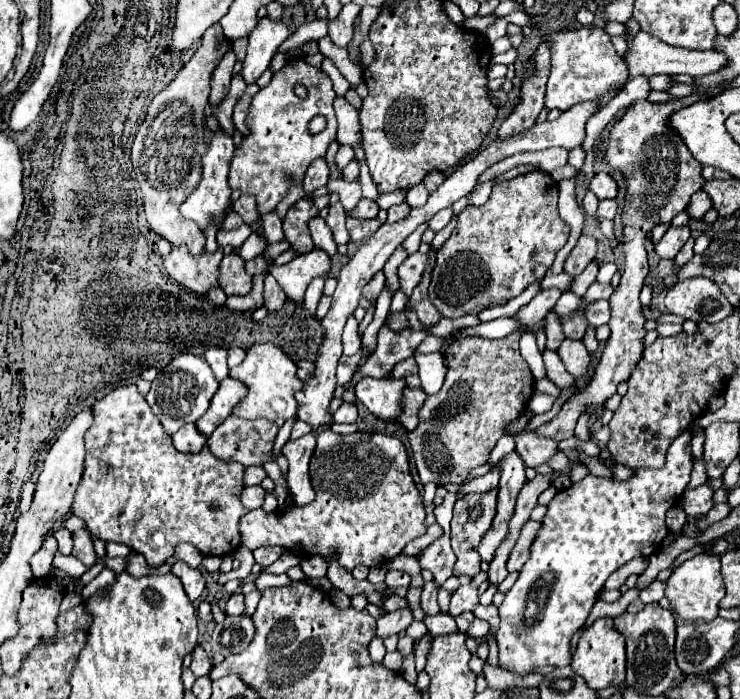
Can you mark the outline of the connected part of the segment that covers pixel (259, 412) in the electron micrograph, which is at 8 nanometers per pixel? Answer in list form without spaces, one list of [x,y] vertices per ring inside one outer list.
[[[262,343],[262,345],[254,345],[248,353],[246,359],[240,367],[230,369],[230,377],[240,379],[246,387],[248,387],[248,395],[246,399],[234,409],[234,415],[242,417],[242,419],[268,419],[268,421],[276,421],[278,417],[292,419],[296,415],[298,403],[294,399],[294,393],[302,389],[302,381],[296,377],[296,363],[284,355],[276,345],[272,343]]]

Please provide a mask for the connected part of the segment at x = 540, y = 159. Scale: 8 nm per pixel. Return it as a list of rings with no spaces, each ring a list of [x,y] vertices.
[[[546,149],[546,151],[540,151],[540,153],[516,153],[512,157],[506,157],[506,161],[498,161],[496,165],[492,165],[488,168],[478,179],[477,184],[485,181],[490,181],[492,177],[516,167],[516,165],[522,165],[522,163],[532,163],[532,165],[538,165],[538,169],[546,171],[546,173],[552,173],[556,171],[558,167],[566,165],[568,163],[568,149]]]

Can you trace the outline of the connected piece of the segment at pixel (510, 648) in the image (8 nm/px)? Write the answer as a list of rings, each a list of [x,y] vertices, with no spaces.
[[[688,425],[688,429],[674,439],[666,455],[666,465],[662,469],[636,469],[634,477],[628,481],[588,475],[554,497],[554,501],[548,505],[542,529],[536,541],[532,543],[532,555],[528,563],[524,565],[518,581],[506,593],[502,605],[498,607],[500,627],[496,631],[496,641],[500,651],[498,665],[502,669],[524,677],[548,665],[554,667],[568,665],[572,659],[570,653],[572,637],[588,619],[590,609],[596,603],[596,593],[602,591],[604,581],[628,561],[636,557],[650,557],[662,547],[662,541],[668,535],[668,527],[664,521],[666,511],[680,499],[692,473],[690,429],[692,425]]]

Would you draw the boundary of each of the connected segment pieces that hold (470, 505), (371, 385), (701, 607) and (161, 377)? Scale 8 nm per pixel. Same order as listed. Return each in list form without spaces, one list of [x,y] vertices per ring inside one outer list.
[[[496,491],[478,495],[464,495],[456,501],[454,505],[454,517],[452,517],[452,533],[450,533],[450,541],[452,541],[452,549],[458,557],[456,565],[454,565],[454,575],[478,575],[480,573],[480,541],[484,539],[484,533],[488,533],[488,529],[492,527],[492,519],[496,515]]]
[[[366,377],[356,385],[356,397],[378,419],[398,419],[402,413],[404,379],[372,379]]]
[[[702,553],[702,555],[696,555],[692,559],[684,561],[680,567],[676,567],[672,571],[672,575],[666,583],[666,597],[678,619],[684,619],[688,623],[714,621],[720,611],[718,603],[724,597],[724,583],[720,577],[720,559],[716,555]]]
[[[184,353],[176,359],[172,359],[172,363],[166,365],[156,375],[156,379],[152,381],[152,389],[146,395],[146,401],[152,407],[154,415],[160,419],[164,431],[168,435],[172,435],[182,425],[196,423],[206,413],[206,409],[210,407],[210,399],[214,397],[216,389],[218,389],[218,381],[214,379],[210,365],[198,355]]]

